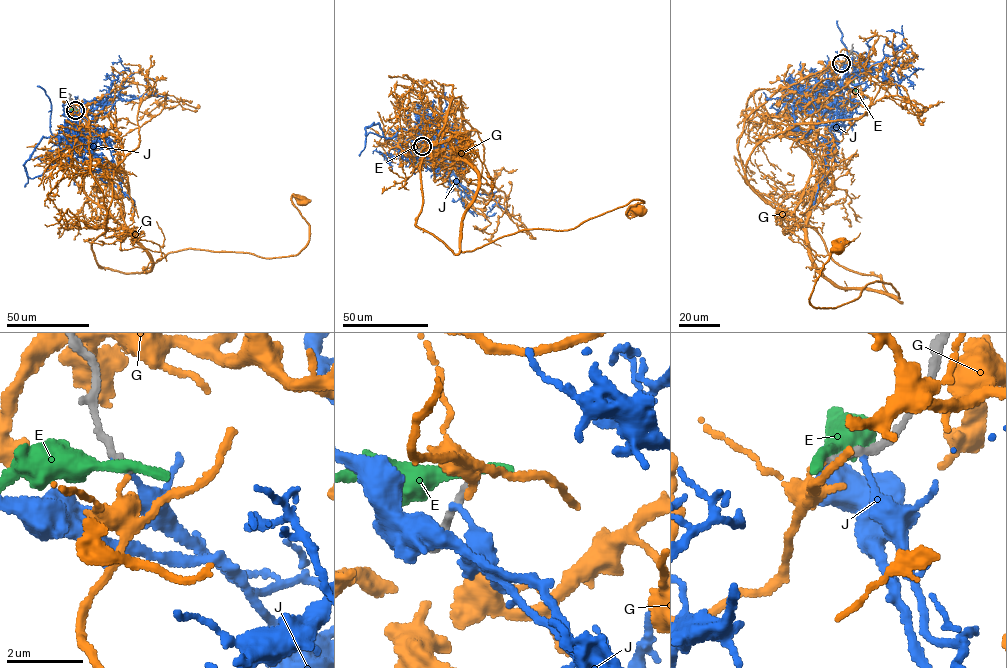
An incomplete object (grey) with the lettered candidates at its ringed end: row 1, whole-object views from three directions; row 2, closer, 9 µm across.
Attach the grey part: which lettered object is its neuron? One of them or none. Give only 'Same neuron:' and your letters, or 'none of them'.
Same neuron: none of them

